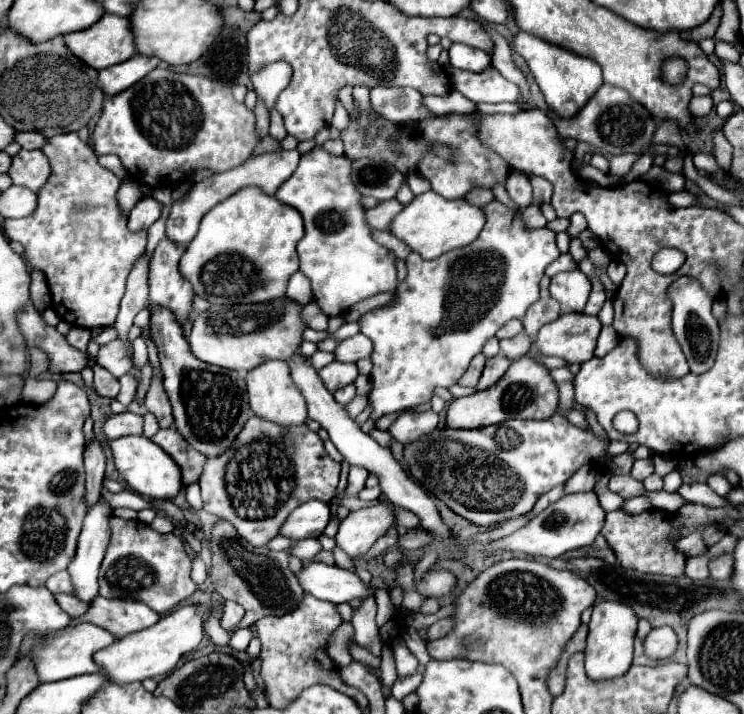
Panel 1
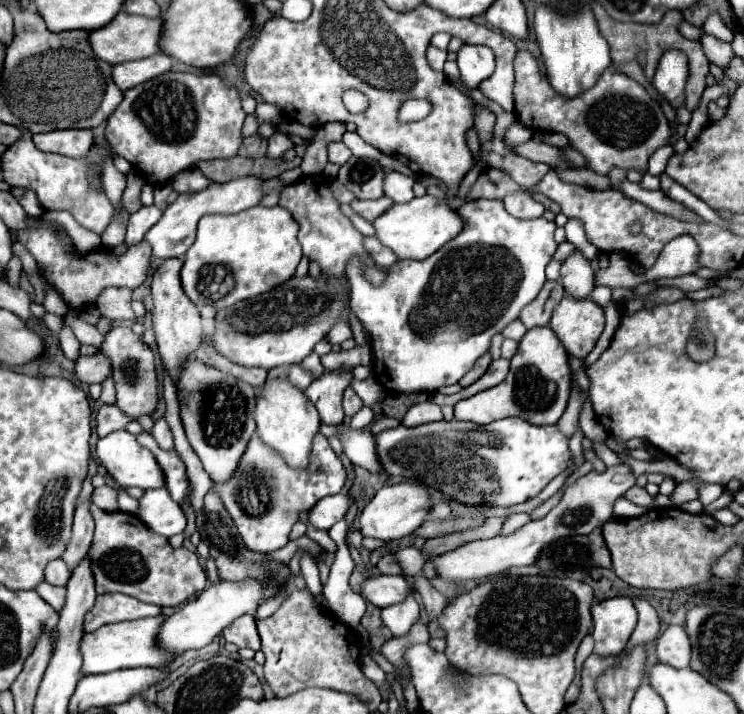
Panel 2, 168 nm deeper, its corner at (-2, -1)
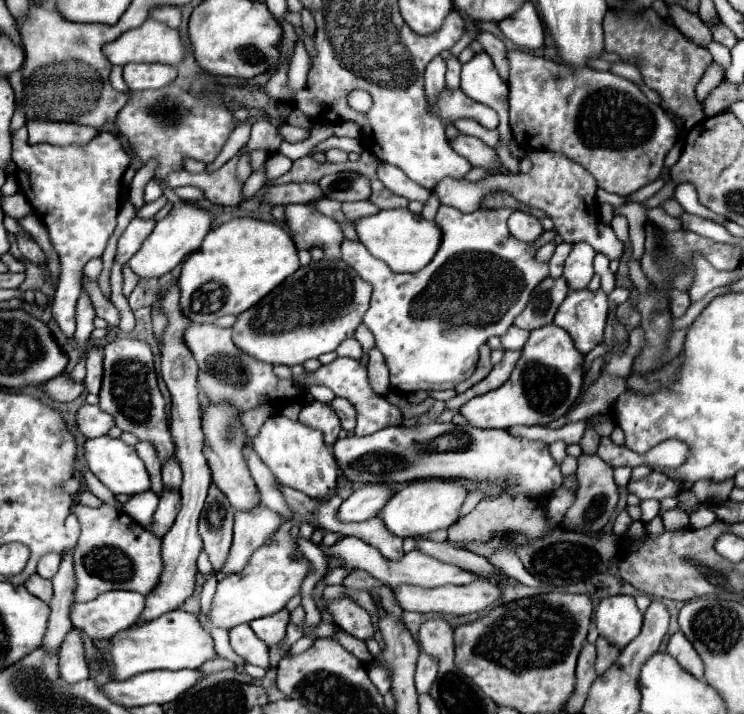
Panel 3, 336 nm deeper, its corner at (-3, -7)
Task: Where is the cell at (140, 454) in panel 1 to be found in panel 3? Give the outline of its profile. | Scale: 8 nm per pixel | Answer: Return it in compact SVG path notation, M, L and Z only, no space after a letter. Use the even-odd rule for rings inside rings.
M92 438L84 444L84 458L88 462L90 472L112 492L112 494L136 494L150 490L150 476L146 472L144 462L138 458L136 450L124 444L120 438Z

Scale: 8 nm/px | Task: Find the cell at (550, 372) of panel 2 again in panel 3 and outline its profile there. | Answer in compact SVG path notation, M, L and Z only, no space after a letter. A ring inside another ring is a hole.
M556 324L532 330L508 382L492 392L468 400L460 408L460 414L472 426L480 426L480 428L510 428L518 424L542 426L552 420L558 420L576 404L582 392L582 384L584 384L582 364L584 364L584 354L580 356L568 332L564 332Z

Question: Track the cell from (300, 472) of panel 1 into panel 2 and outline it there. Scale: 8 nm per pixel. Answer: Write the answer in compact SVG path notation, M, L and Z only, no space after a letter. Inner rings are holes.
M255 434L239 460L235 474L223 484L213 482L211 490L225 504L249 550L275 552L289 542L291 526L299 520L299 514L309 510L317 500L331 494L339 494L345 480L347 472L343 468L343 462L331 450L323 434L315 434L309 466L301 470L289 468L289 464L281 458L281 454L263 444Z

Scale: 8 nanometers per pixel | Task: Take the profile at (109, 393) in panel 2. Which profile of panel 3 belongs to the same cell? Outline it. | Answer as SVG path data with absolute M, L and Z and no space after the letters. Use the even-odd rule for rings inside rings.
M90 348L88 358L86 358L86 390L92 394L100 392L102 384L102 354L98 348Z

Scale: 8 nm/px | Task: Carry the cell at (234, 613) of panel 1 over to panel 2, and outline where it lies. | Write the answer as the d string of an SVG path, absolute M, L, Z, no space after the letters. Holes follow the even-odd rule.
M243 614L235 622L231 622L223 630L223 638L227 642L235 642L235 646L239 646L239 648L259 650L259 646L261 646L261 640L257 634L257 624L251 614Z

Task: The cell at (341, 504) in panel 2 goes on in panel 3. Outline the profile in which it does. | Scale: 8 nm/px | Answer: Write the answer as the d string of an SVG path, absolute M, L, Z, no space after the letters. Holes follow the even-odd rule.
M386 482L366 484L358 488L348 500L342 502L340 520L344 522L360 522L380 516L382 508L392 500L396 490Z

